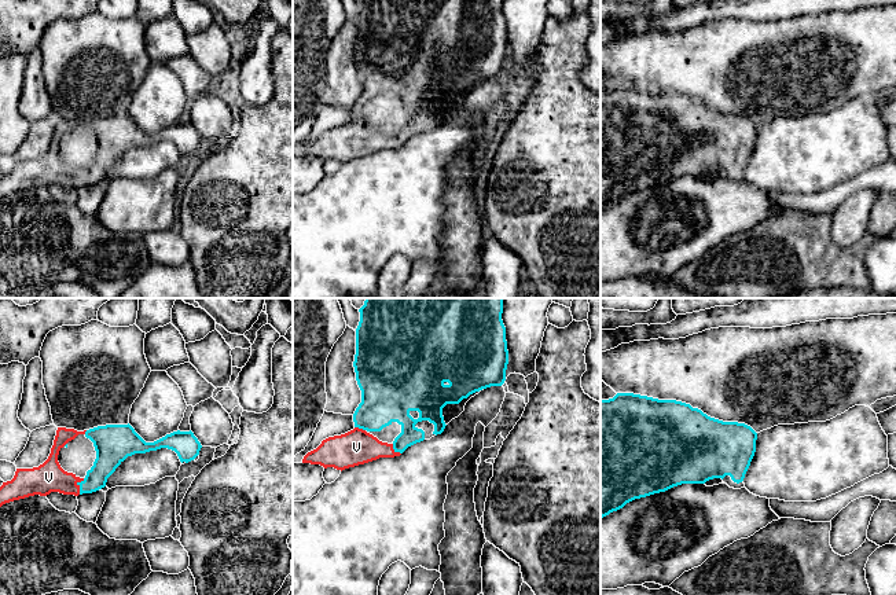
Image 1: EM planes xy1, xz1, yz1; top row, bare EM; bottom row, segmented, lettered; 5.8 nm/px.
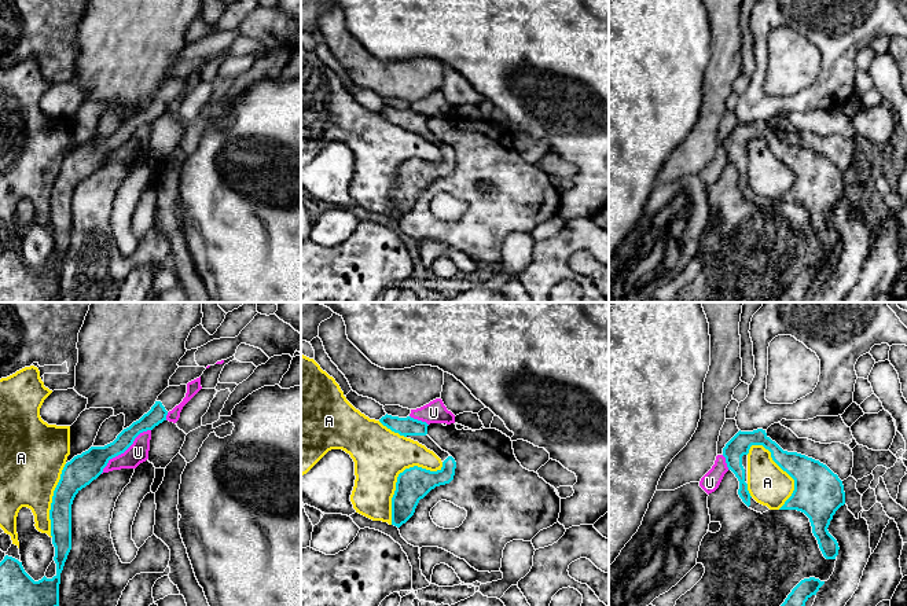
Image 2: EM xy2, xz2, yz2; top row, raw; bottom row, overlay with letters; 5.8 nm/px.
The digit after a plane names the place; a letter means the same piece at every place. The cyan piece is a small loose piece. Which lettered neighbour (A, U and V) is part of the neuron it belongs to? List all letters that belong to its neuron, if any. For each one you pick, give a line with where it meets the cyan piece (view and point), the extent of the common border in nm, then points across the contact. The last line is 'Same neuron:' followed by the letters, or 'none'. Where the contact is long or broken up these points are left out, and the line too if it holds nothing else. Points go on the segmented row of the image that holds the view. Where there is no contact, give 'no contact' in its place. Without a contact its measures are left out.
V: meets cyan in xy1 at (80, 487); contact 100 nm long
Same neuron: V

